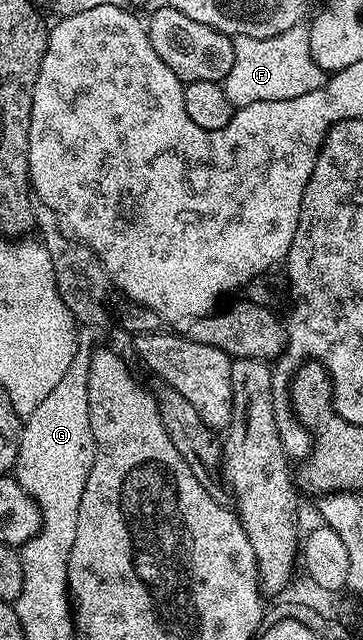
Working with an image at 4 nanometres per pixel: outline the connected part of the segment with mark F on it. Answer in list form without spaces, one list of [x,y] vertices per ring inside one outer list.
[[[297,26],[265,40],[238,36],[233,39],[232,45],[236,55],[234,66],[222,83],[236,108],[250,106],[250,102],[298,98],[298,94],[310,94],[310,90],[318,90],[318,86],[322,86],[326,79],[324,69],[312,60],[307,27]]]

